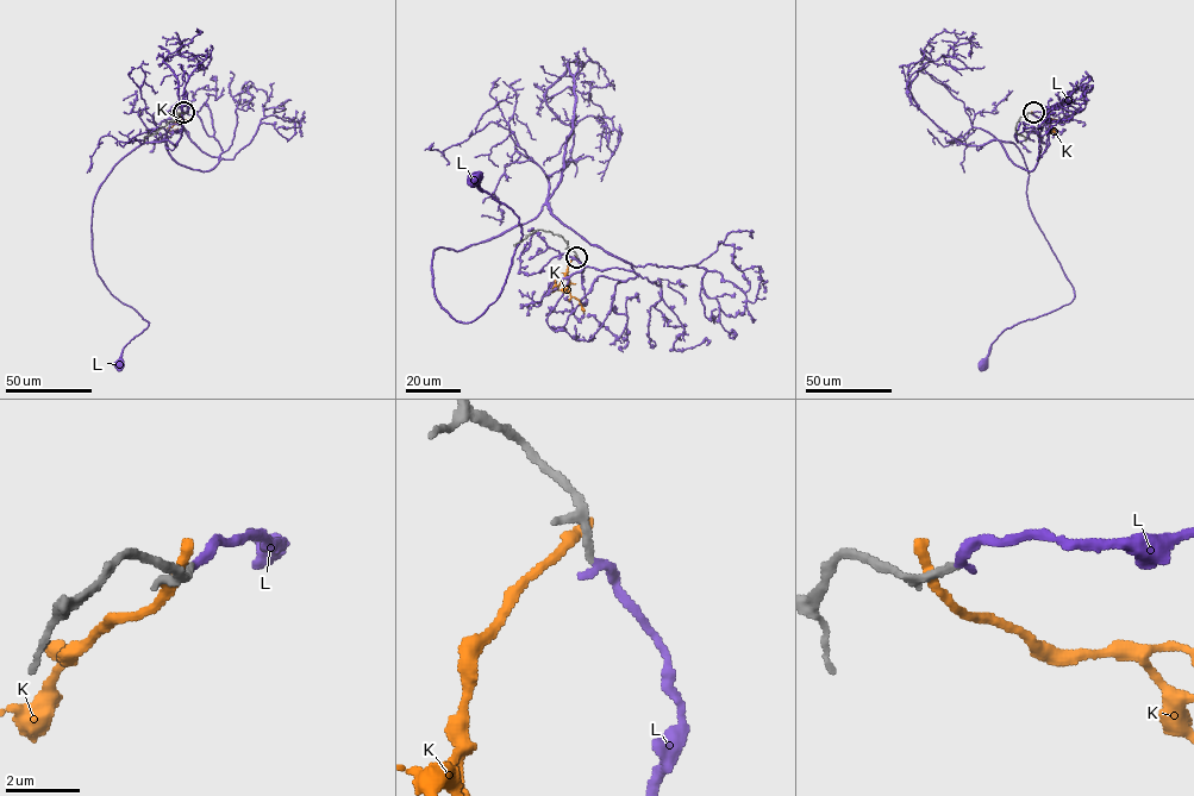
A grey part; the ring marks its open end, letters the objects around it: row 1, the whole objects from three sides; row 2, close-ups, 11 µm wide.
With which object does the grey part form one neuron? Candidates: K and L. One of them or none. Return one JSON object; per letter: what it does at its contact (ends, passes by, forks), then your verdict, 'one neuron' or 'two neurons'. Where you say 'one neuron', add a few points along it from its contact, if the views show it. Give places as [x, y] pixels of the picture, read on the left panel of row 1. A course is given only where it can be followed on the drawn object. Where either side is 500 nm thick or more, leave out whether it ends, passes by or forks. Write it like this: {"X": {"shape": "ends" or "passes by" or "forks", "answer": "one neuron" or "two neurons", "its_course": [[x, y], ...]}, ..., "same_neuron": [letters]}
{"K": {"shape": "ends", "answer": "two neurons"}, "L": {"shape": "ends", "answer": "two neurons"}, "same_neuron": []}

